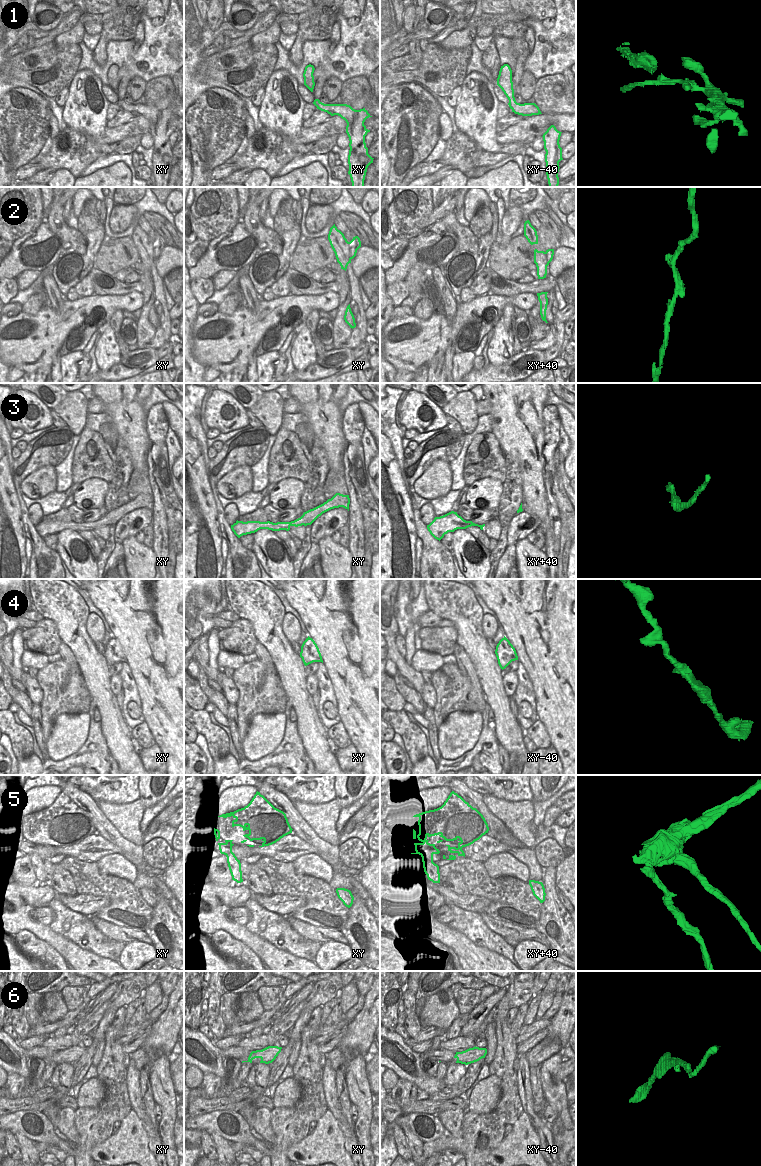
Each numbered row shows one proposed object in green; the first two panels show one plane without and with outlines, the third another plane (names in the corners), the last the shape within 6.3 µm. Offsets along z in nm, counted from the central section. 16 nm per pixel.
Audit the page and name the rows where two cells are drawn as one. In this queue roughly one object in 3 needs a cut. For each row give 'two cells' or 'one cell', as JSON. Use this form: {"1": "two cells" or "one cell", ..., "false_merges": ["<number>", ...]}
{"1": "two cells", "2": "one cell", "3": "one cell", "4": "one cell", "5": "two cells", "6": "one cell", "false_merges": ["1", "5"]}

